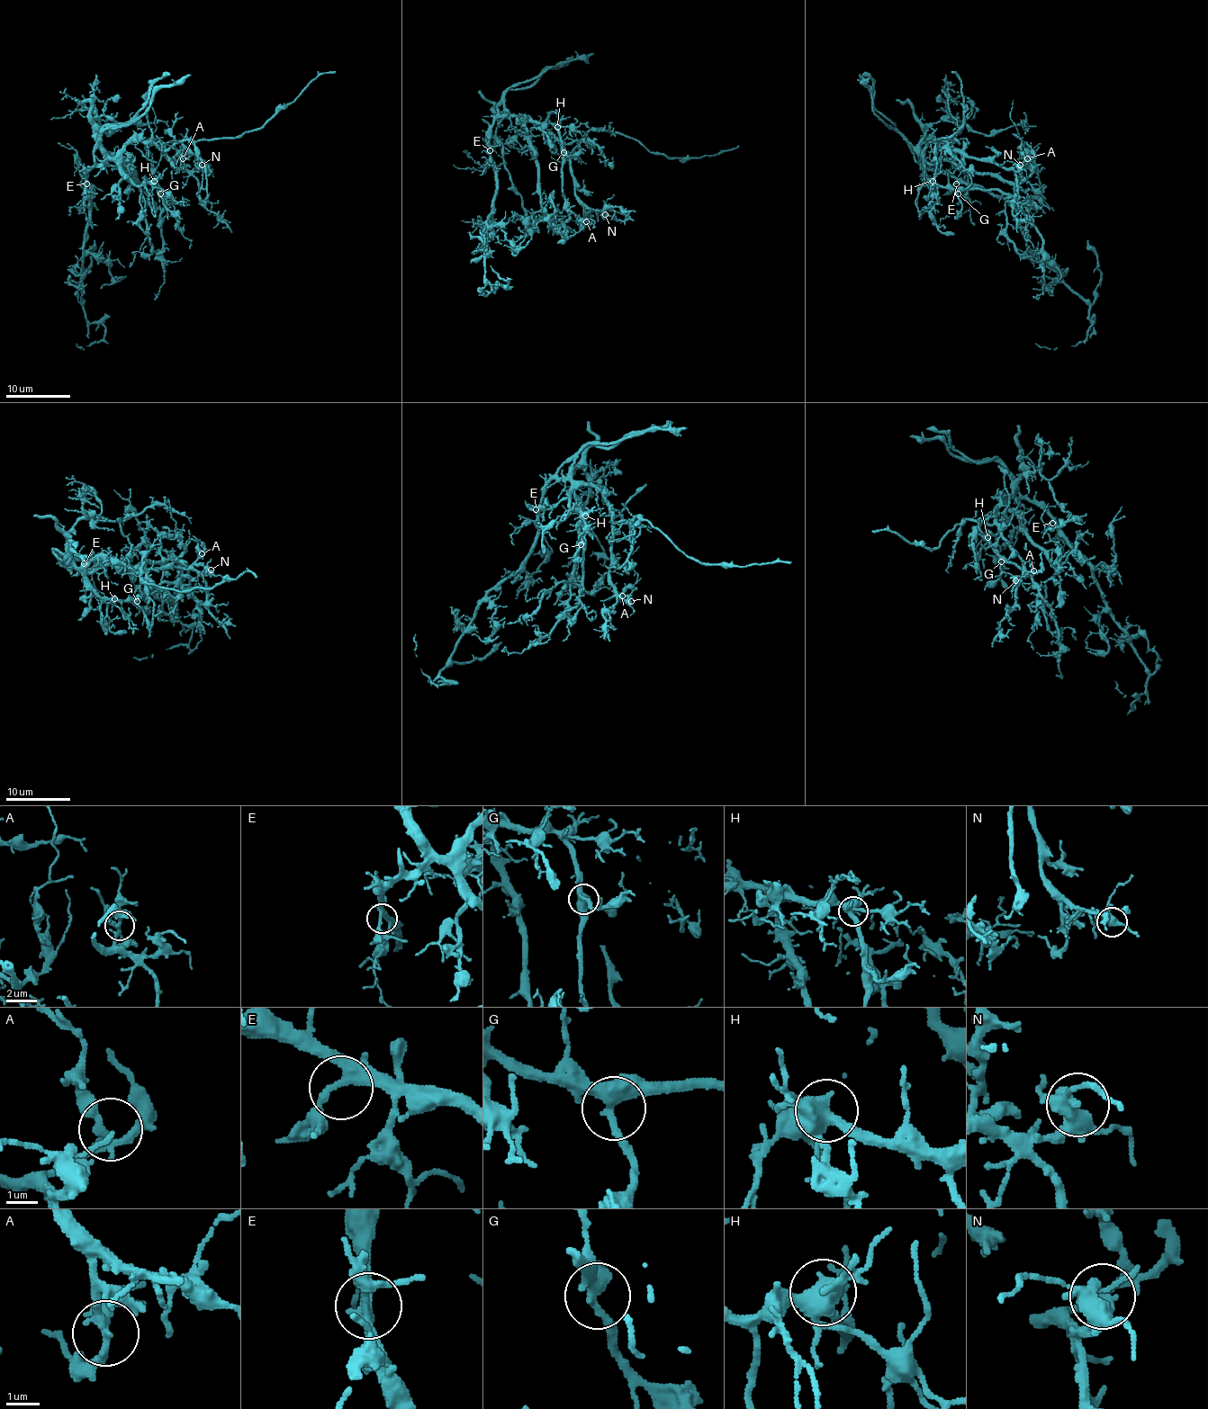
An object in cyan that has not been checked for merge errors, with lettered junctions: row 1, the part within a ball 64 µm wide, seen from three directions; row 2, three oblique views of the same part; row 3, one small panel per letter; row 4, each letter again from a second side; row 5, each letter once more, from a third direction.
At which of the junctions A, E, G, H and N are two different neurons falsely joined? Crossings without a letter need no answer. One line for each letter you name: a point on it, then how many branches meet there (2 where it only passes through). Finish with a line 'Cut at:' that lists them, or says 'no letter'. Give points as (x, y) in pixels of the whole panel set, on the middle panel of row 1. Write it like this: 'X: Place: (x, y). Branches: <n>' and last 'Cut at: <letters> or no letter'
Cut at: no letter

